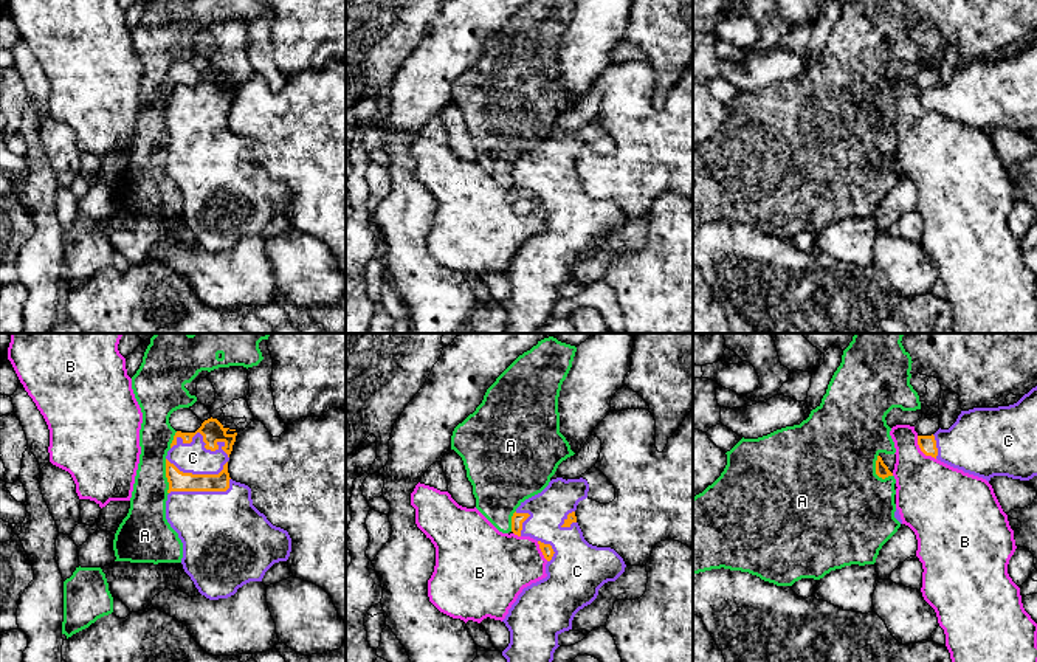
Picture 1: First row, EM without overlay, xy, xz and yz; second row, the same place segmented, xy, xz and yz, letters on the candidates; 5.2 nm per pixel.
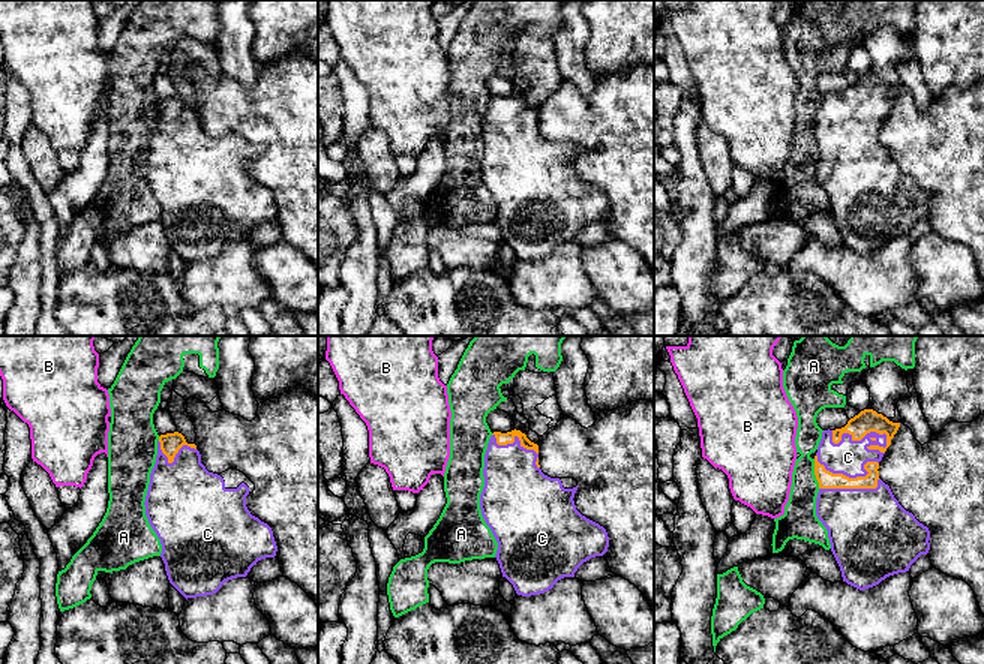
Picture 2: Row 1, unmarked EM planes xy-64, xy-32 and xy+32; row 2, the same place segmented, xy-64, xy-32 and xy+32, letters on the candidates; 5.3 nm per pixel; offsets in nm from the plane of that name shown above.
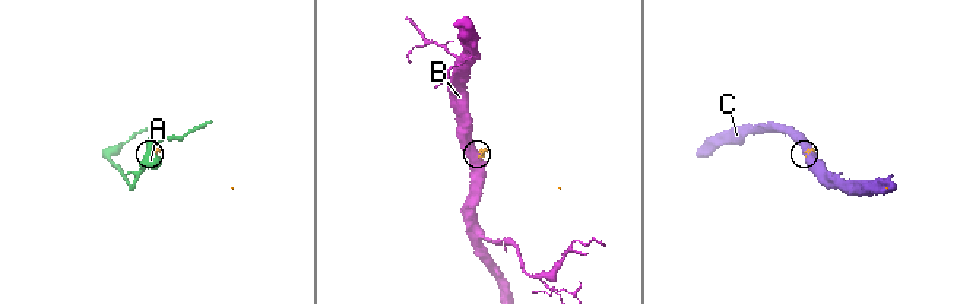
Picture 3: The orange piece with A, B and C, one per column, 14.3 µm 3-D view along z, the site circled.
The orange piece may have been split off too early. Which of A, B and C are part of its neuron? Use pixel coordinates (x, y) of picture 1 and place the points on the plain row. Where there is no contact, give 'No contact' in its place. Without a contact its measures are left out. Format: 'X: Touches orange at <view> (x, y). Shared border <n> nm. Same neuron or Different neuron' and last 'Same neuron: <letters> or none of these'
A: Touches orange at yz (876, 124). Shared border 140 nm. Different neuron
B: Touches orange at yz (921, 103). Shared border 160 nm. Different neuron
C: Touches orange at xy (202, 87). Shared border 300 nm. Same neuron
Same neuron: C

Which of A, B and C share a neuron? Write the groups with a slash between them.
A / B / C

